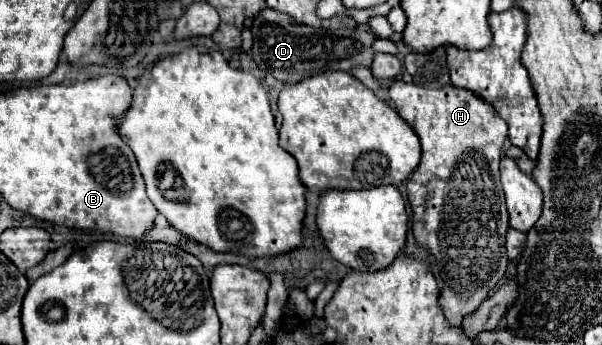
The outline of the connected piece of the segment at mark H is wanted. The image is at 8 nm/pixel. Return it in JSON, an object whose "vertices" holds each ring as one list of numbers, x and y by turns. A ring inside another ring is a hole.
{"vertices":[[396,79,390,85,388,95,394,101,400,117,414,129,422,143,420,165,406,181,406,195,412,209,412,231,418,239,418,245,426,247,436,257,436,273,442,285,442,309,450,325,460,327,462,317,472,313,490,295,490,291,494,291,508,265,504,247,508,231,508,211,498,173,508,127,504,119,494,113,494,107,488,101,484,101,482,97,478,99,476,93,450,83,440,89,426,89]]}

